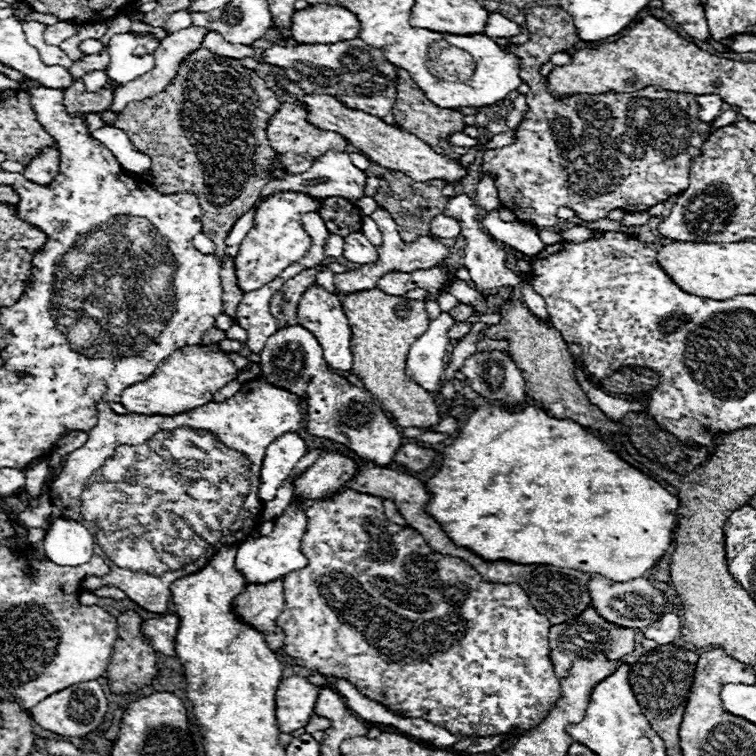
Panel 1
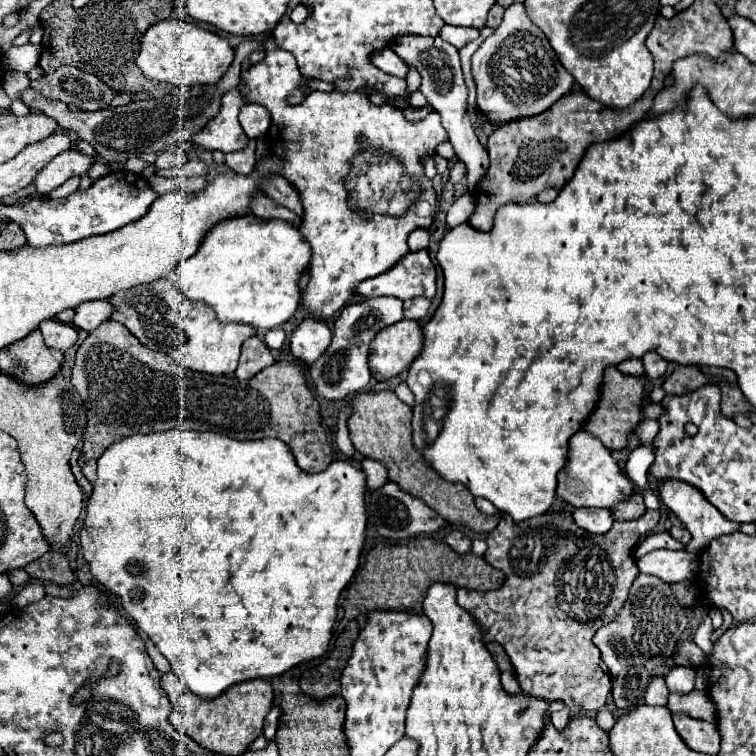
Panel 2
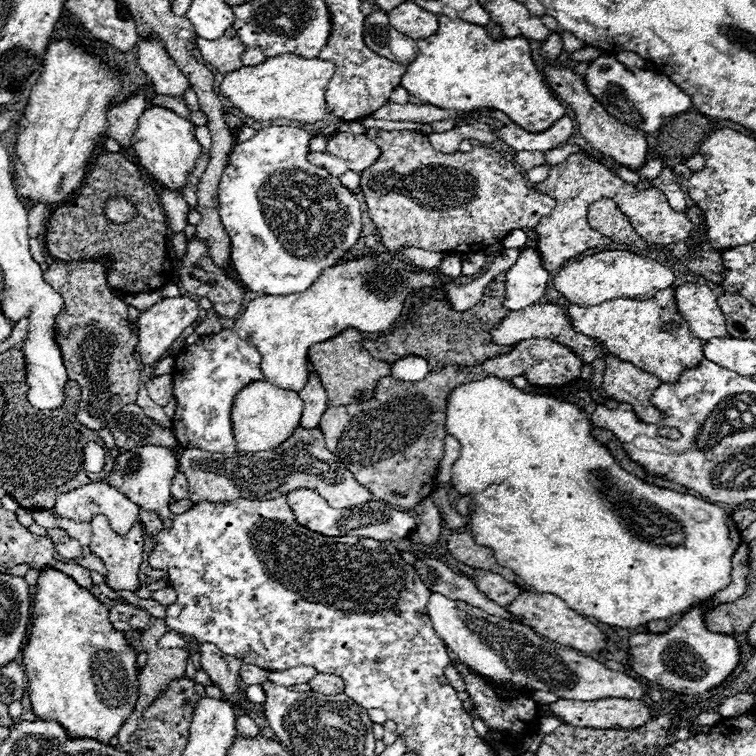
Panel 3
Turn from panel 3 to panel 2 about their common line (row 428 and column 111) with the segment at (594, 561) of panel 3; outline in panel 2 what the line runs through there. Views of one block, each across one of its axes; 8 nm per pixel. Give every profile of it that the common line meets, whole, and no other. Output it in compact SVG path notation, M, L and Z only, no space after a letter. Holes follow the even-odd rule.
M178 428L154 434L134 434L116 442L98 458L98 472L86 506L80 546L86 562L90 564L92 576L120 598L122 608L172 664L174 674L180 676L196 696L212 700L234 684L254 678L274 678L302 662L310 662L326 654L338 616L340 594L352 580L358 568L358 556L362 554L366 542L368 514L364 494L366 474L350 462L336 460L320 474L308 474L296 466L290 446L278 438L236 440L216 432L192 432Z

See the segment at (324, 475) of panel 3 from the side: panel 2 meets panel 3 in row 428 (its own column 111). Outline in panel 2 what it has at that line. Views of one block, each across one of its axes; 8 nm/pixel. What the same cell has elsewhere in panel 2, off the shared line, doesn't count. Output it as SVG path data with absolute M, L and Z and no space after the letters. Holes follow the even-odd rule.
M154 280L148 284L120 290L110 296L112 304L110 320L124 324L146 348L160 350L172 356L180 366L206 374L232 374L238 366L242 342L258 336L254 326L220 322L216 312L204 302L194 302L182 294L182 290L166 280Z

